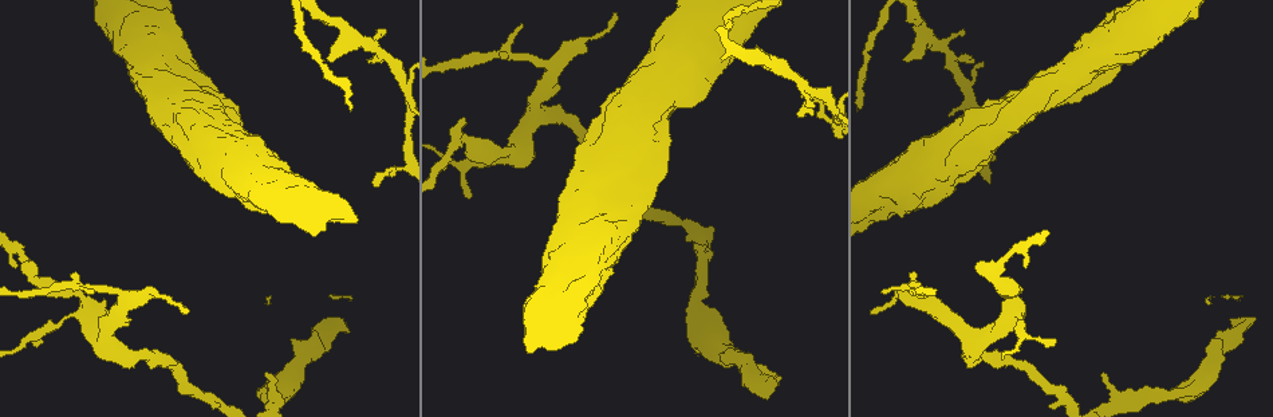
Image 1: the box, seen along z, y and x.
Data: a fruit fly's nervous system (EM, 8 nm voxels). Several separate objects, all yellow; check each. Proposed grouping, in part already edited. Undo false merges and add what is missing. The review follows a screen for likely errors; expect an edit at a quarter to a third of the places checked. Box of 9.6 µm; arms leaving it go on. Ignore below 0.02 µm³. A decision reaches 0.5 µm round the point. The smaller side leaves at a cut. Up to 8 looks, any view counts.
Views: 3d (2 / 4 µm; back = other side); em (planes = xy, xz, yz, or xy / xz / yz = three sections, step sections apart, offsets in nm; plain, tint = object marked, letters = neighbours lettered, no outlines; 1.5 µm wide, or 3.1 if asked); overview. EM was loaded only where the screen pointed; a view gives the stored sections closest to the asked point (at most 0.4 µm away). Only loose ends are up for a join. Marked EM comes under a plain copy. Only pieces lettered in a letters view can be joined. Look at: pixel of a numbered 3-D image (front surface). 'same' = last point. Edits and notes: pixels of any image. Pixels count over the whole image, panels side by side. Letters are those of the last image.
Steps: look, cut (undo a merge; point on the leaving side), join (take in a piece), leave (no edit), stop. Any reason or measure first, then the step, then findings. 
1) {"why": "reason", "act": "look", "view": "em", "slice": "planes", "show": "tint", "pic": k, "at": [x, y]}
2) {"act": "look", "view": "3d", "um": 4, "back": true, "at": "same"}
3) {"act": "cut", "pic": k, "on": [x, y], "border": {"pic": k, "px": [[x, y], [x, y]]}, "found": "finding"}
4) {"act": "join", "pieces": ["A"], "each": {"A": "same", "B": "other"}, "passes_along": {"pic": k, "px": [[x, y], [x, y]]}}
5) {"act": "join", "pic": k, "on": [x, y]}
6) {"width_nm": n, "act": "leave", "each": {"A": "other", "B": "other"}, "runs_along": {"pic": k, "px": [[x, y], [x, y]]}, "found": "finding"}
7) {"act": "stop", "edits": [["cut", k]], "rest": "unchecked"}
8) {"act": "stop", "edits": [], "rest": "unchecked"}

{"why": "an open end", "act": "look", "view": "em", "slice": "yz", "step": 4, "show": "tint", "pic": 1, "at": [812, 107]}

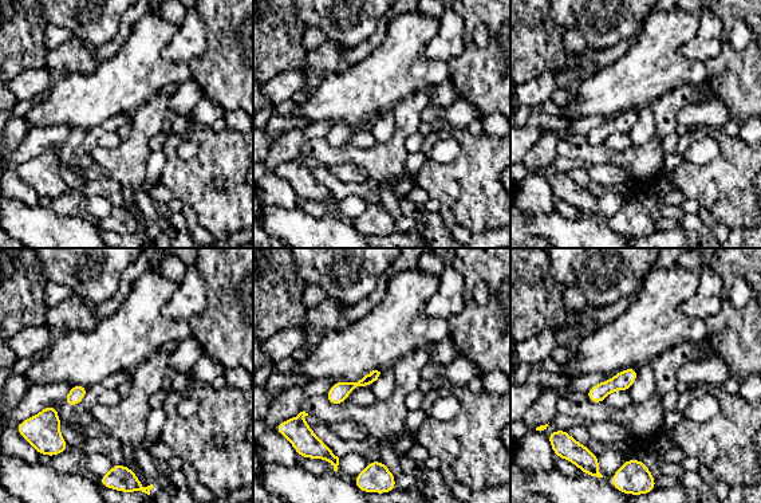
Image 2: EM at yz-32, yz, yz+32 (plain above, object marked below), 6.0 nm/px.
{"act": "look", "view": "em", "slice": "planes", "show": "letters", "at": "same"}

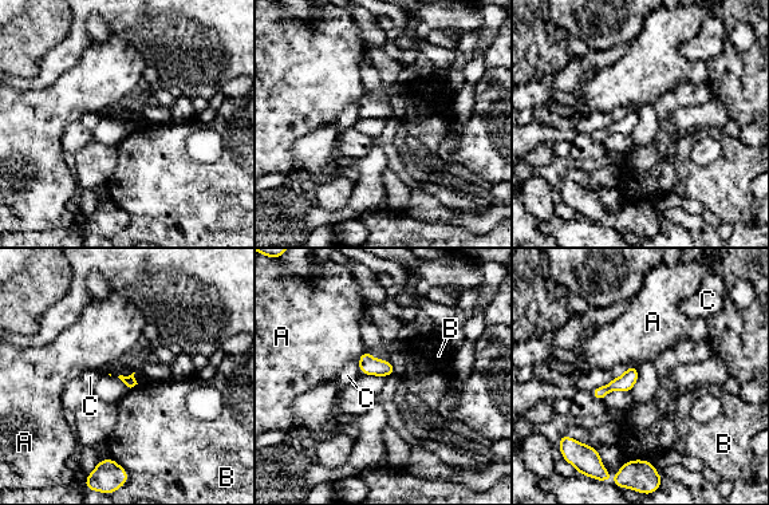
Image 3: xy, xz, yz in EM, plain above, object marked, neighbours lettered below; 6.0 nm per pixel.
{"act": "leave", "each": {"A": "other", "B": "other", "C": "other"}, "found": "no lettered piece goes on from it"}

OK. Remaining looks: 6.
{"why": "an open end", "act": "look", "view": "3d", "um": 2, "pic": 1, "at": [908, 58]}

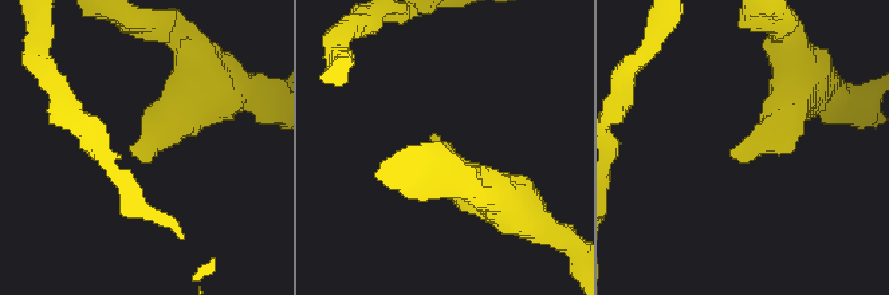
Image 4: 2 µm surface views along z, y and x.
{"why": "now the EM", "act": "look", "view": "em", "slice": "xz", "step": 8, "show": "tint", "pic": 4, "at": [135, 148]}

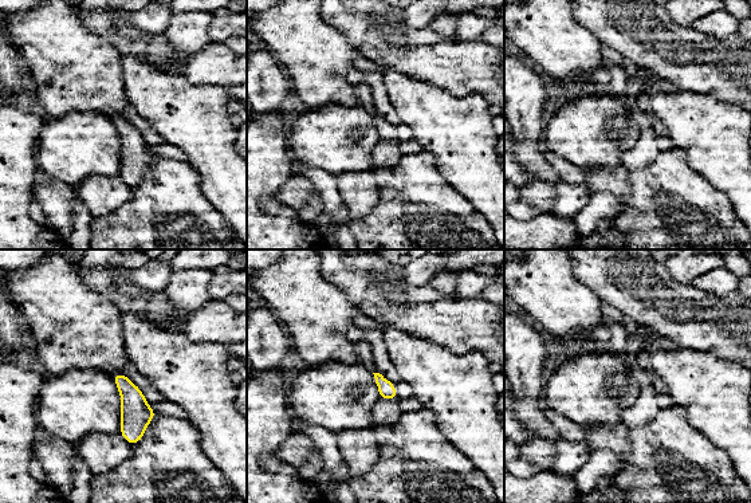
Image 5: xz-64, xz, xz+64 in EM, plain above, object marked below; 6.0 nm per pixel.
{"act": "look", "view": "em", "slice": "yz", "step": 4, "show": "letters", "at": "same"}

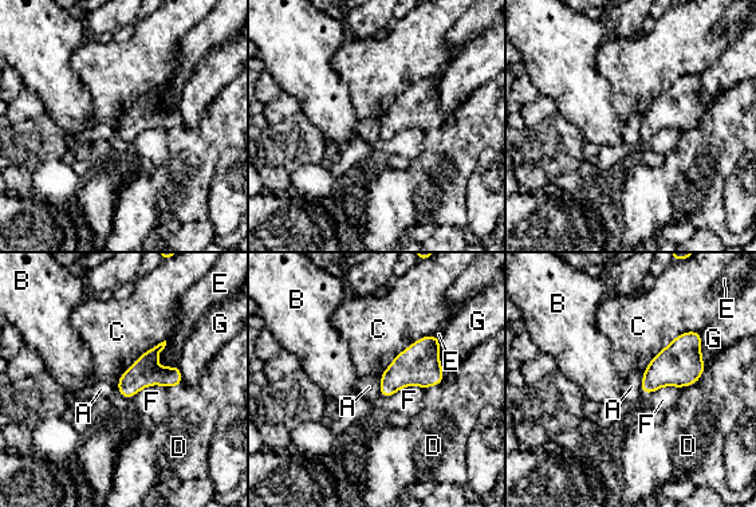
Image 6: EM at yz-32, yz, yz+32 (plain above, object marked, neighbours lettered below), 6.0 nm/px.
{"longest_contact_nm": ["C", 420], "act": "leave", "each": {"A": "other", "B": "other", "C": "other", "D": "other", "E": "other", "F": "other", "G": "other"}, "found": "no lettered piece goes on from it"}

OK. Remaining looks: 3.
{"why": "a fork", "act": "look", "view": "em", "slice": "planes", "show": "tint", "pic": 1, "at": [930, 298]}

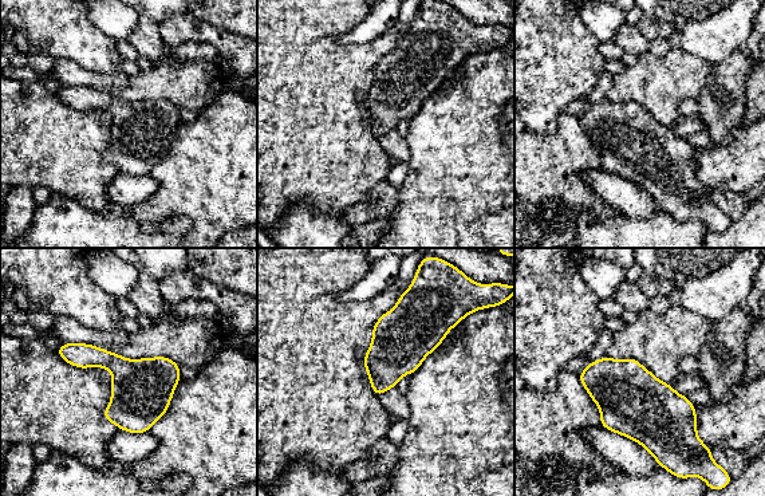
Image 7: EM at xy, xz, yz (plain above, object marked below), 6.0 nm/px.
{"why": "what lies round it", "act": "look", "view": "em", "slice": "planes", "show": "letters", "at": "same"}

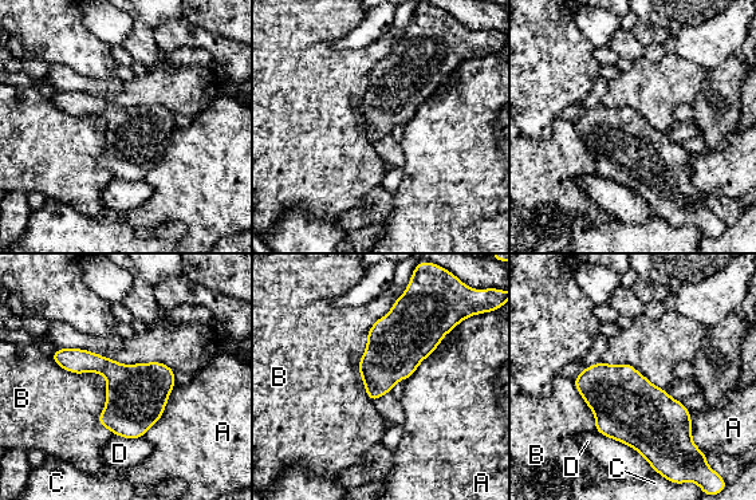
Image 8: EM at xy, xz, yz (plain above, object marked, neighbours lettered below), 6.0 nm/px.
{"act": "leave", "each": {"A": "other", "B": "other", "C": "other", "D": "other"}, "border": {"pic": 8, "px": [[50, 357], [105, 377], [113, 433]]}, "found": "one neuron here"}

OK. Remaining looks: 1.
{"act": "stop", "edits": [], "rest": "unchecked"}

